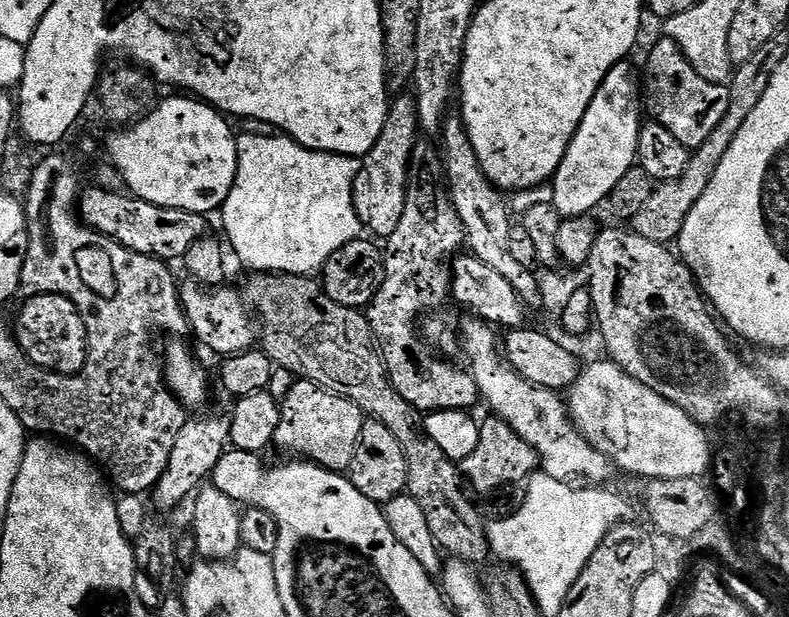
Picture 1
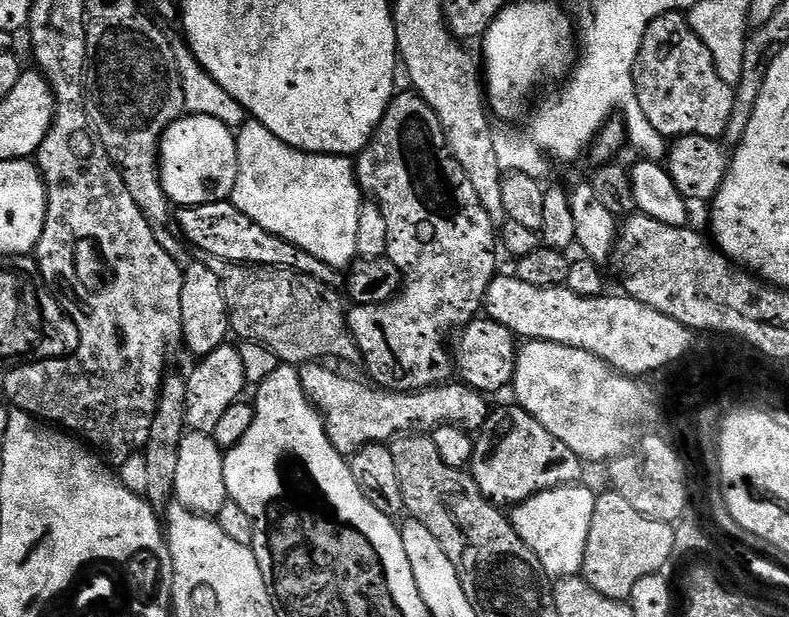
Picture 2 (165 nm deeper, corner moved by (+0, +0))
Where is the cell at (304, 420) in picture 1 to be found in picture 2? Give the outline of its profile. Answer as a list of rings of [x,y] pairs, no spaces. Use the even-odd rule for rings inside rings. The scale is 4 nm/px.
[[[320,362],[305,364],[299,373],[330,425],[332,443],[341,450],[359,450],[365,444],[392,442],[405,434],[428,434],[445,426],[477,430],[488,416],[489,397],[463,382],[449,382],[421,392],[393,392],[375,383],[351,380],[322,365]]]

